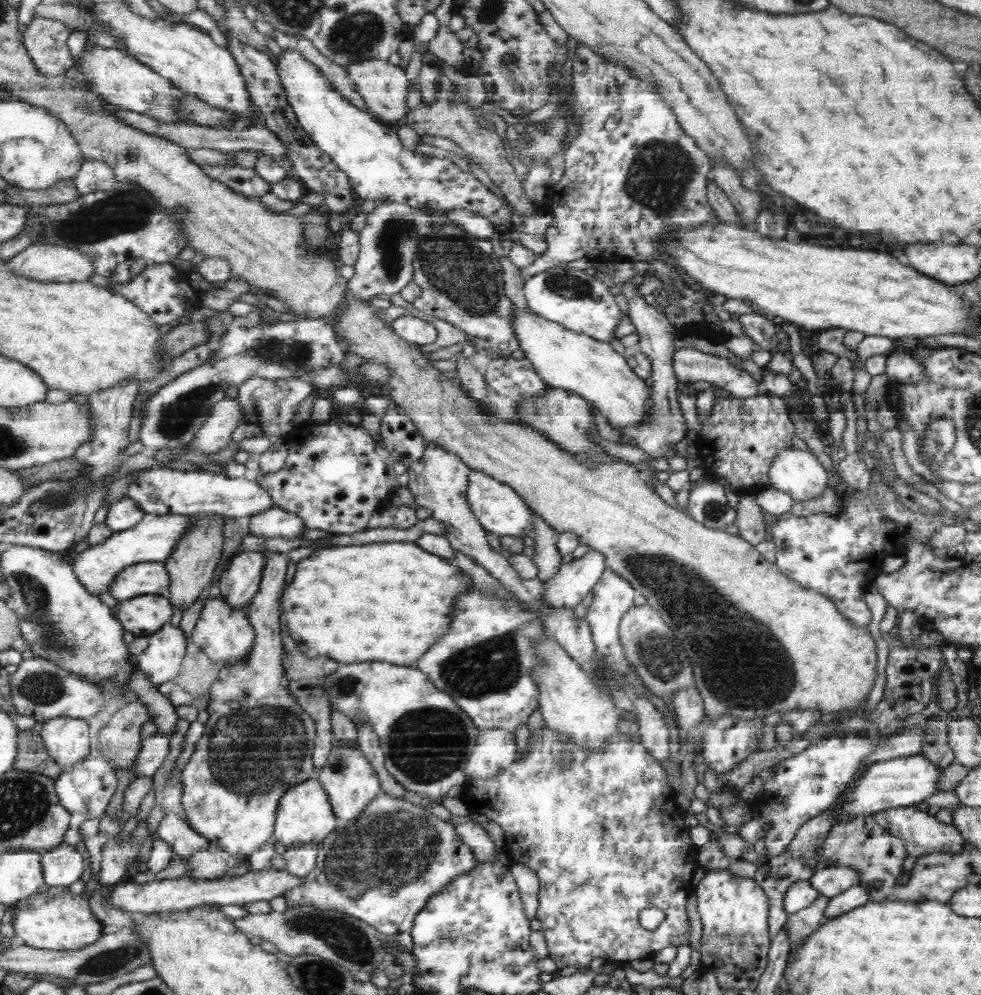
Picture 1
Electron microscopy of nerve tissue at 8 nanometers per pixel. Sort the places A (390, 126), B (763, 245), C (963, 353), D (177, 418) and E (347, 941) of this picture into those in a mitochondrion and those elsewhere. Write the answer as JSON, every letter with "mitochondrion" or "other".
{"A":"other","B":"other","C":"other","D":"mitochondrion","E":"mitochondrion"}

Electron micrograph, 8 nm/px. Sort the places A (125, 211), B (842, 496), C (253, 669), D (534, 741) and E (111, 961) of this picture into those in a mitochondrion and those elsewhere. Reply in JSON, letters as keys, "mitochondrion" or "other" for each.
{"A":"mitochondrion","B":"other","C":"other","D":"other","E":"mitochondrion"}

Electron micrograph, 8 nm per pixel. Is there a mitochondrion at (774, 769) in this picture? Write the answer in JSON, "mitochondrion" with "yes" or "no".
{"mitochondrion":"no"}

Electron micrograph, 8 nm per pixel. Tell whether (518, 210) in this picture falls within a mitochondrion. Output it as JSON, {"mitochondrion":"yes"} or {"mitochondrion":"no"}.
{"mitochondrion":"no"}

